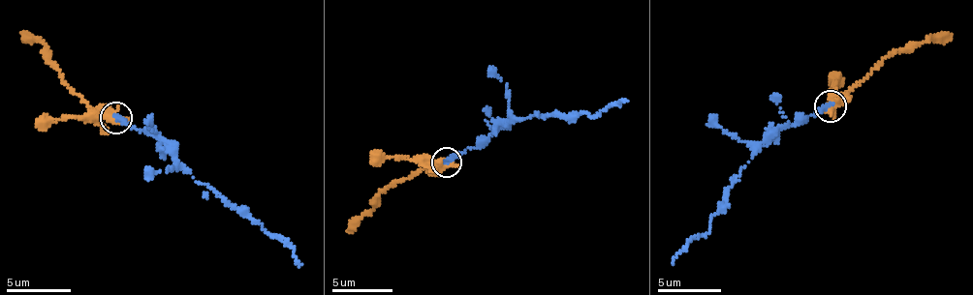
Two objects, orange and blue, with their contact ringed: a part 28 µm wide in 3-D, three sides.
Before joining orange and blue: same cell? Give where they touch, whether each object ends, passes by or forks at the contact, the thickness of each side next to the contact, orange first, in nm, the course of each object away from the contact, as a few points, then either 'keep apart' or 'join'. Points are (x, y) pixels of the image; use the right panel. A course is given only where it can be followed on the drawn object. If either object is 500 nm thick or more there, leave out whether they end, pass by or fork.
place (831, 105); calibres 650 and 320 nm; course orange (830, 106), (831, 101), (867, 77), (886, 57), (912, 51), (923, 42), (952, 35); course blue (830, 104), (771, 132), (744, 165), (706, 233), (686, 247), (673, 264); keep apart

